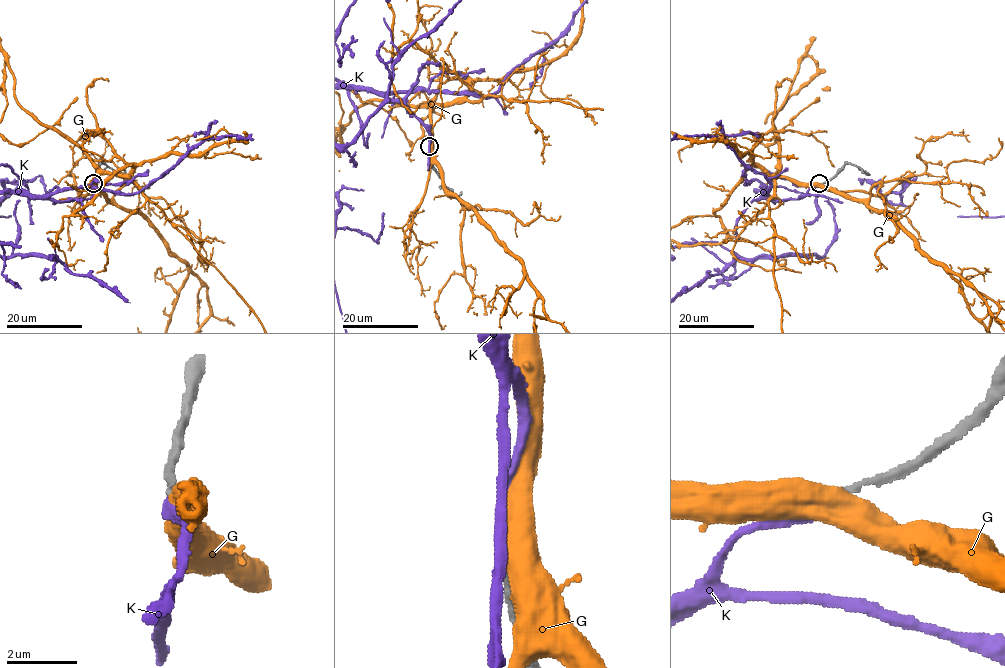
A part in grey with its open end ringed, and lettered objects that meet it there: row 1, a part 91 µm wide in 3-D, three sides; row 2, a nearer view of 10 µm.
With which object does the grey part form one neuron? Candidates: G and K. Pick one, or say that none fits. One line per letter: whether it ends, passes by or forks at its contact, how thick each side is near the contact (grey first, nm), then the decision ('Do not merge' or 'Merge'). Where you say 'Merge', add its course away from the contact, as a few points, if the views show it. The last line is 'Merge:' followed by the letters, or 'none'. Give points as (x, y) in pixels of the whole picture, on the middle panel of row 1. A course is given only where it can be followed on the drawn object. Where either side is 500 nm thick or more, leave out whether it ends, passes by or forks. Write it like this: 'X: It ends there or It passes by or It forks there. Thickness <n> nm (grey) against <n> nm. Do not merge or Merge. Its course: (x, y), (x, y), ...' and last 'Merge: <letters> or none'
G: Thickness 180 nm (grey) against 550 nm. Do not merge
K: It ends there. Thickness 180 nm (grey) against 260 nm. Do not merge
Merge: none

